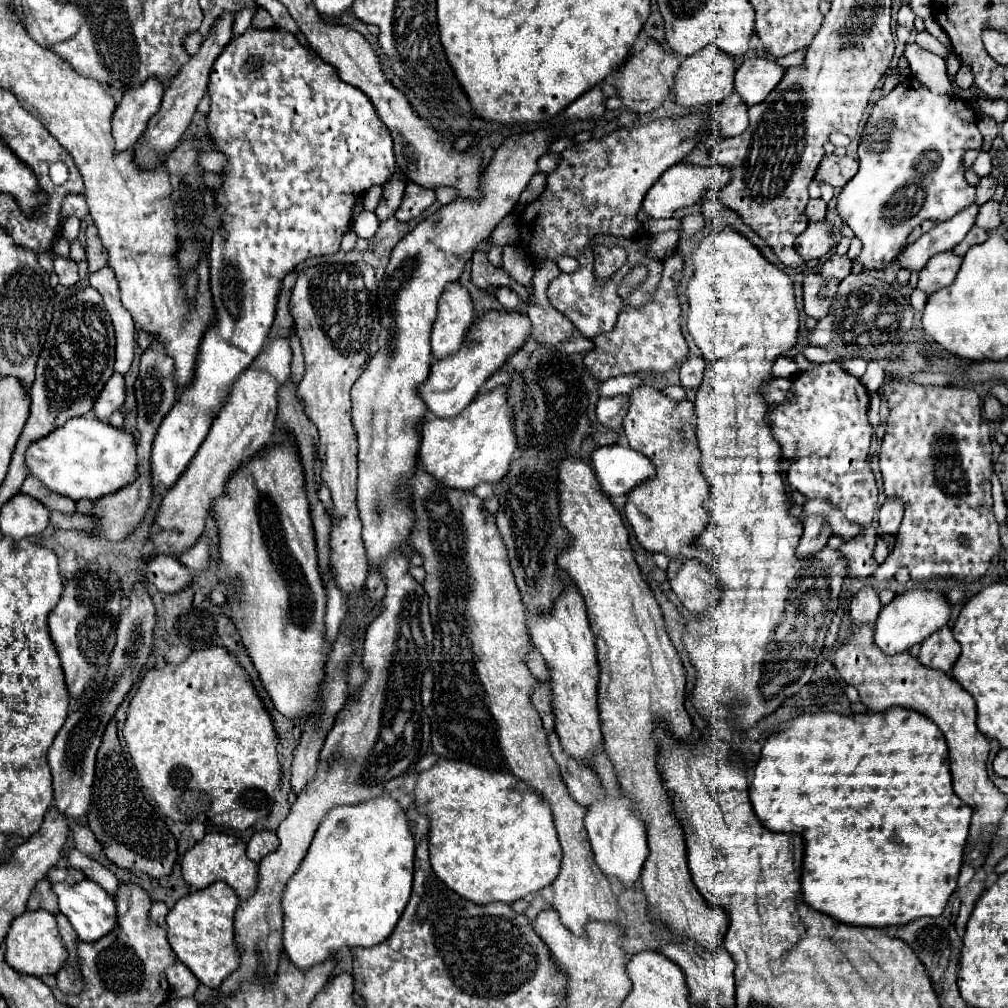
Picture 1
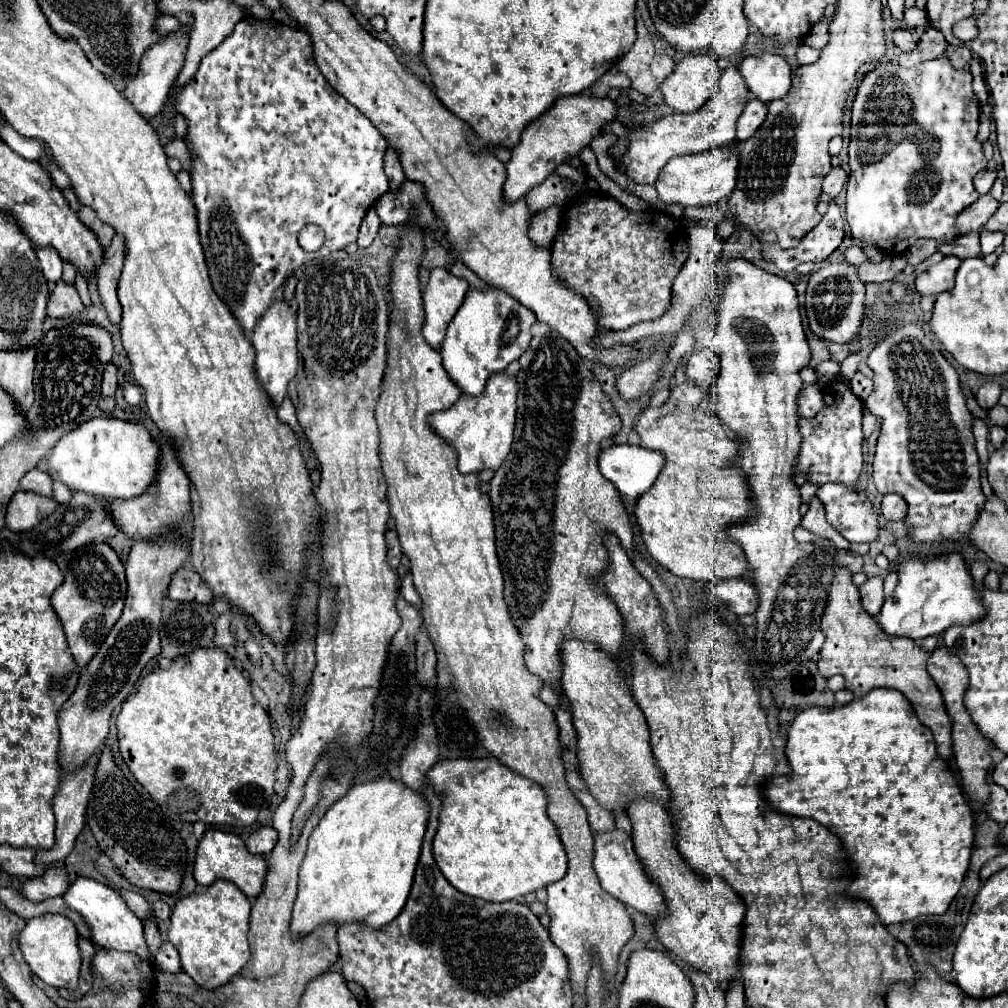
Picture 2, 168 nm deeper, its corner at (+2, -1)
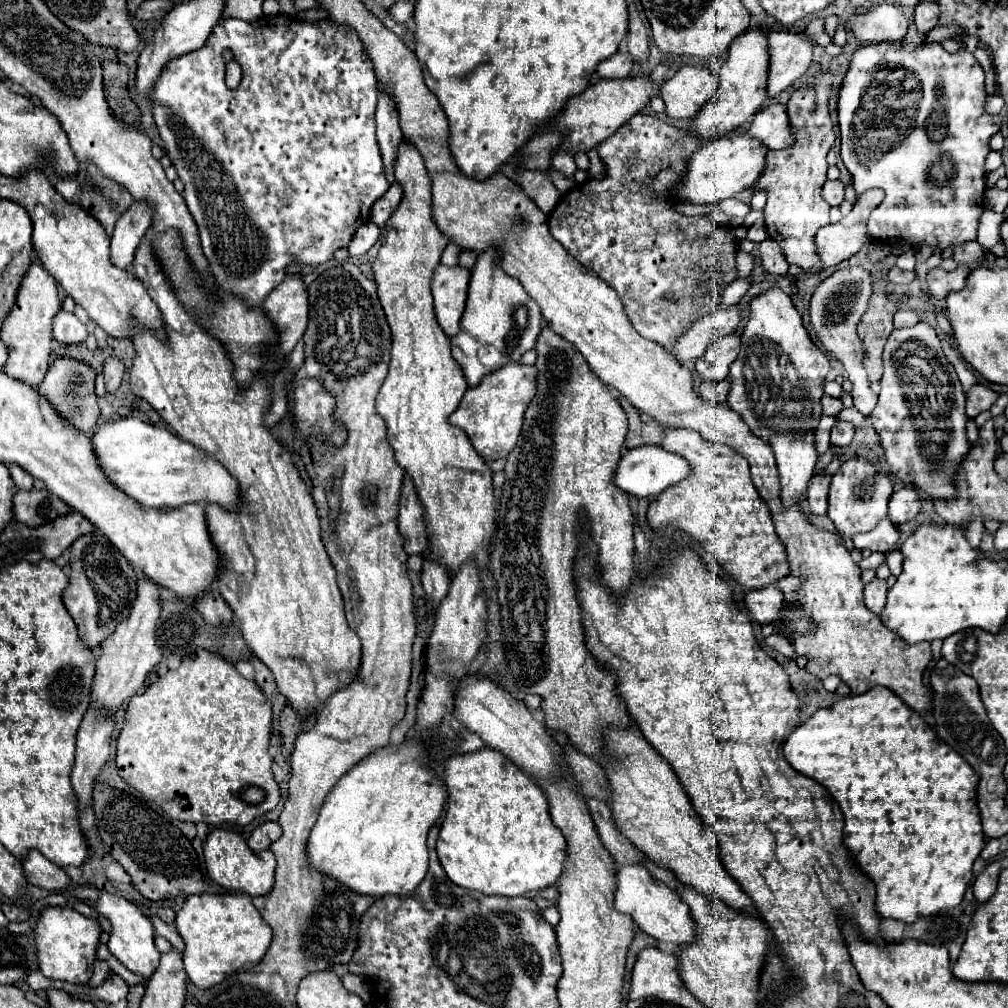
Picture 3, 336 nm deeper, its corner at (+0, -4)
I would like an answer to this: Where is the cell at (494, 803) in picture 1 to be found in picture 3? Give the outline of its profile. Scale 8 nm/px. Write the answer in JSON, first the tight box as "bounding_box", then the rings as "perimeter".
{"bounding_box":[436,747,566,897],"perimeter":[[[488,747],[450,757],[444,765],[444,783],[448,789],[448,807],[436,849],[446,875],[456,885],[476,889],[486,895],[516,897],[534,889],[550,887],[560,879],[566,859],[564,835],[550,819],[544,791],[508,757]]]}

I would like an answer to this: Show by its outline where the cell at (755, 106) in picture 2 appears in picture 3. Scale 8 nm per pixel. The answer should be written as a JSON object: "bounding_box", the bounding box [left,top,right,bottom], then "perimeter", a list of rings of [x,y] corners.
{"bounding_box":[748,105,794,149],"perimeter":[[[770,105],[760,109],[754,115],[754,121],[748,133],[760,139],[770,149],[790,147],[790,143],[794,143],[794,135],[790,131],[790,119],[786,115],[784,105]]]}

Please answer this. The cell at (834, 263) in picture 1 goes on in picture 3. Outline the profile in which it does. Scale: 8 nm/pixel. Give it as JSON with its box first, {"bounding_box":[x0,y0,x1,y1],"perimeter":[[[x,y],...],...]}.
{"bounding_box":[888,267,914,283],"perimeter":[[[892,267],[890,273],[888,273],[888,281],[890,283],[910,283],[914,279],[914,273],[908,273],[908,271],[902,271],[898,267]]]}

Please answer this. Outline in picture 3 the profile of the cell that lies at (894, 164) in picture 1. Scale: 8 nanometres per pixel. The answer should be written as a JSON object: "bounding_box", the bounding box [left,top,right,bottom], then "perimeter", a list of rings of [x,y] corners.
{"bounding_box":[838,41,1002,247],"perimeter":[[[888,41],[882,43],[872,43],[866,47],[860,47],[858,51],[854,51],[854,55],[850,57],[850,65],[848,71],[840,83],[840,91],[838,91],[838,123],[840,123],[840,139],[842,139],[842,161],[846,165],[846,169],[852,175],[852,185],[856,189],[856,193],[864,193],[866,189],[872,187],[880,187],[884,191],[884,201],[872,211],[870,221],[868,221],[868,233],[872,239],[878,239],[882,243],[894,245],[894,237],[902,237],[902,241],[910,247],[922,247],[922,245],[930,245],[930,247],[954,247],[966,241],[974,241],[976,239],[976,231],[978,231],[978,219],[984,211],[984,161],[988,157],[990,149],[990,137],[994,133],[1000,131],[1002,119],[1000,115],[990,115],[986,113],[984,105],[986,105],[986,89],[984,89],[984,71],[978,65],[978,61],[974,59],[974,55],[970,51],[958,51],[954,55],[946,53],[942,49],[940,43],[922,43],[922,45],[890,45]]]}

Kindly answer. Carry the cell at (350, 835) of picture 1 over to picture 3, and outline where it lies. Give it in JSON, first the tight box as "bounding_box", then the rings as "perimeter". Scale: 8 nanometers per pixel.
{"bounding_box":[308,739,446,897],"perimeter":[[[430,739],[430,743],[426,743],[426,747],[414,747],[414,743],[406,743],[402,741],[398,747],[392,747],[392,745],[386,745],[382,749],[376,749],[374,753],[368,755],[368,759],[364,761],[358,761],[354,765],[354,769],[350,769],[336,785],[334,789],[330,789],[330,793],[326,795],[324,799],[324,805],[320,809],[320,817],[310,833],[310,839],[308,839],[308,859],[310,859],[310,865],[330,877],[334,877],[336,881],[344,883],[346,887],[352,887],[356,893],[360,895],[374,895],[374,897],[384,897],[384,895],[410,895],[418,885],[420,881],[424,879],[426,871],[428,871],[428,849],[426,849],[426,837],[428,837],[428,831],[430,827],[438,821],[440,813],[442,813],[442,807],[444,807],[444,801],[446,801],[446,791],[444,791],[444,785],[442,785],[442,779],[434,773],[432,769],[432,759],[438,755],[438,749],[434,745],[434,739]]]}

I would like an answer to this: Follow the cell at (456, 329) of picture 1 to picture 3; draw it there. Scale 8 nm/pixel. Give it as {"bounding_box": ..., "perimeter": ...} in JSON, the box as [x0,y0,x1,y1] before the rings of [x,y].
{"bounding_box":[432,265,470,337],"perimeter":[[[438,265],[432,279],[434,311],[440,327],[448,337],[460,331],[460,317],[466,307],[470,269],[466,267],[446,267]]]}

